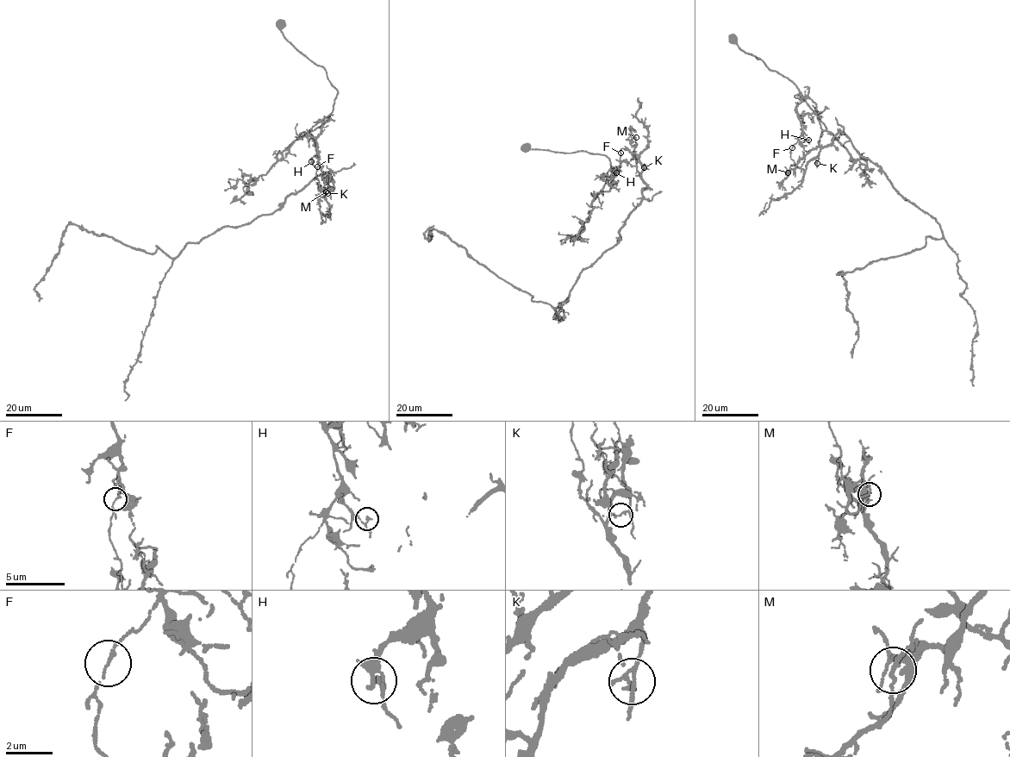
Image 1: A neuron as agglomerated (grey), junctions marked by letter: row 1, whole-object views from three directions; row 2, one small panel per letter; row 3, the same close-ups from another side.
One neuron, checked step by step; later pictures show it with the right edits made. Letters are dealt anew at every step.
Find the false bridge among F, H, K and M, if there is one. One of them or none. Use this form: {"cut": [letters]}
{"cut": ["F"]}

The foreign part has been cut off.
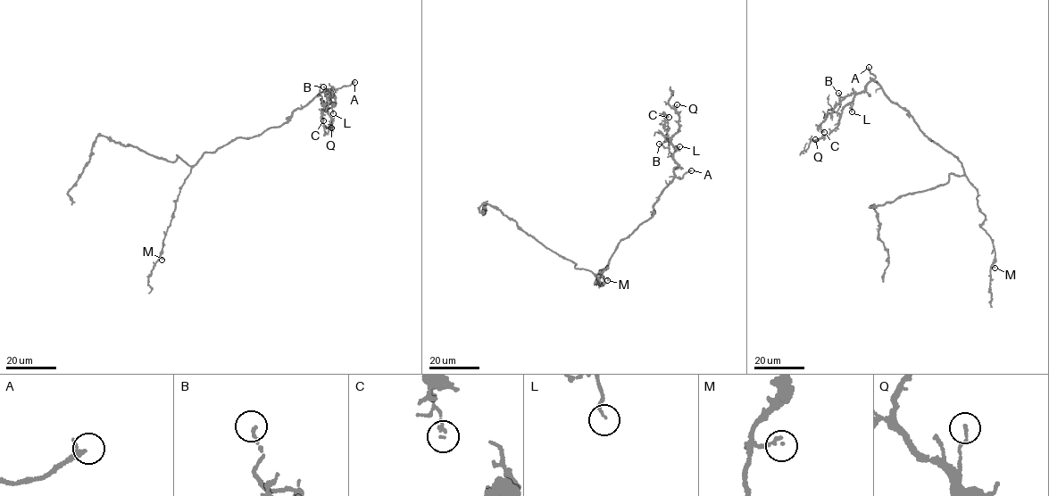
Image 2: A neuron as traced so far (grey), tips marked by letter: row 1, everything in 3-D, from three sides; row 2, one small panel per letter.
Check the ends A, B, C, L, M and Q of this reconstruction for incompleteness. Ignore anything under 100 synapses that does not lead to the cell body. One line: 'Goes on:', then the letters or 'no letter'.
Goes on: A

